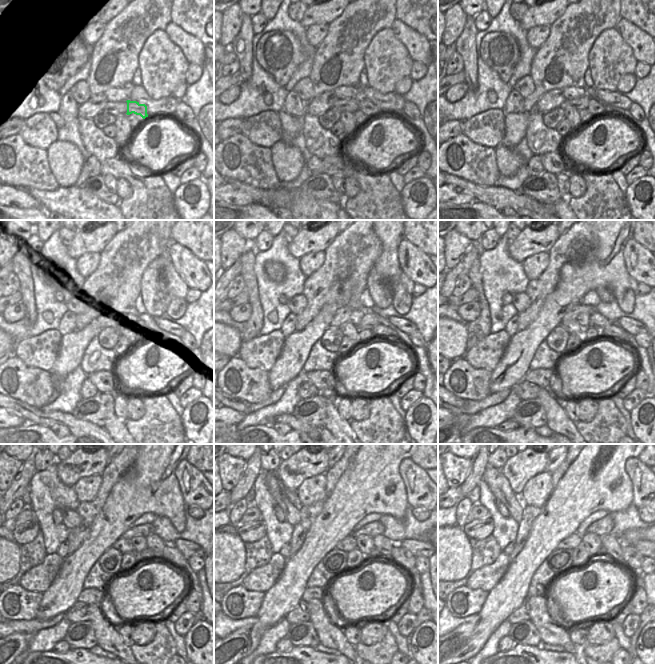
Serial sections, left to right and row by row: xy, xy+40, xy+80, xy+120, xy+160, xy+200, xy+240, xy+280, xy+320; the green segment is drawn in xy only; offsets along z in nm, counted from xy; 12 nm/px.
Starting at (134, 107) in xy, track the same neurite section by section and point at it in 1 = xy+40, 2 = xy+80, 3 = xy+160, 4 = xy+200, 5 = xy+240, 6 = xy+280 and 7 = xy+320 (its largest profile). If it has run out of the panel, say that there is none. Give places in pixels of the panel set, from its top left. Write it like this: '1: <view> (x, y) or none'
1: xy+40 (367, 107)
2: xy+80 (596, 108)
3: xy+160 (379, 330)
4: xy+200 (615, 331)
5: xy+240 (170, 553)
6: xy+280 (400, 555)
7: xy+320 (631, 556)

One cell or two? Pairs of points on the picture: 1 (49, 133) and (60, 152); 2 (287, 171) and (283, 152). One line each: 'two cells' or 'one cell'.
1: two cells
2: one cell

